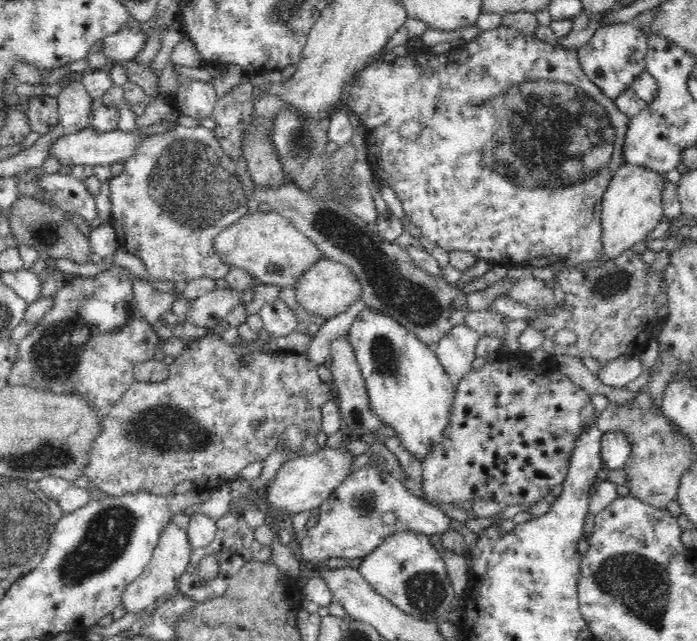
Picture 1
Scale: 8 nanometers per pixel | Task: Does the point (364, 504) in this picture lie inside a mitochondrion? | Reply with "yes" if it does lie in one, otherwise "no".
yes

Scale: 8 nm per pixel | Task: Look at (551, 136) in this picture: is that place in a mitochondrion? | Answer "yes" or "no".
yes

